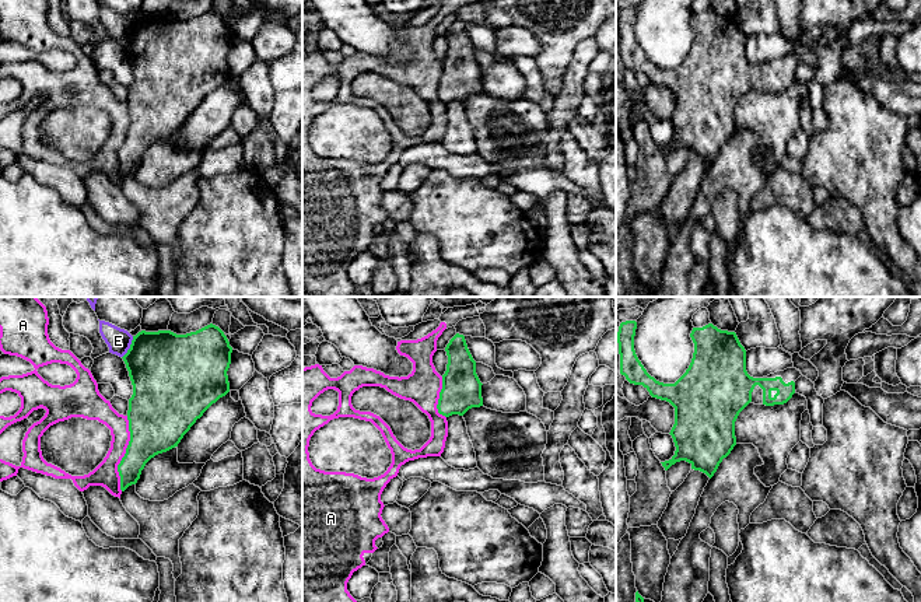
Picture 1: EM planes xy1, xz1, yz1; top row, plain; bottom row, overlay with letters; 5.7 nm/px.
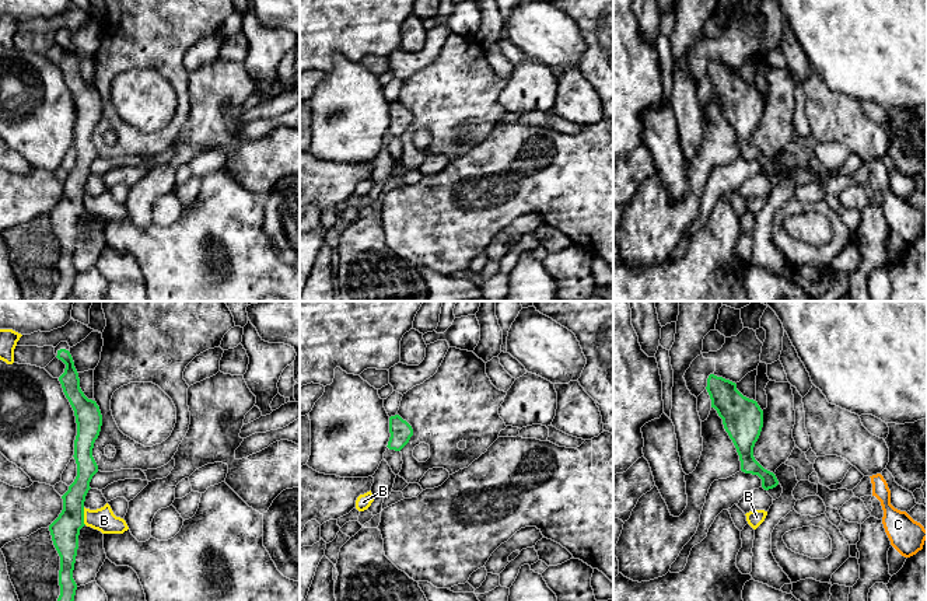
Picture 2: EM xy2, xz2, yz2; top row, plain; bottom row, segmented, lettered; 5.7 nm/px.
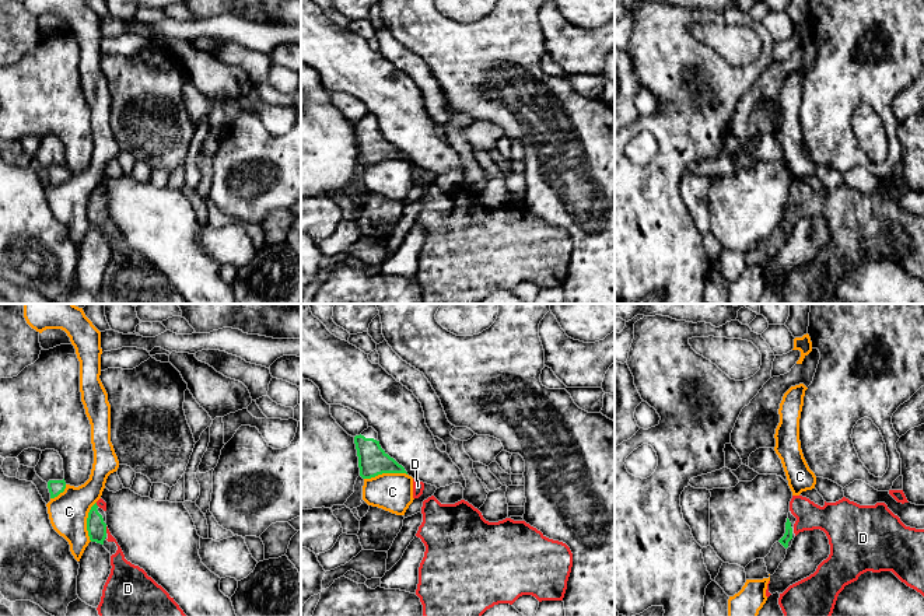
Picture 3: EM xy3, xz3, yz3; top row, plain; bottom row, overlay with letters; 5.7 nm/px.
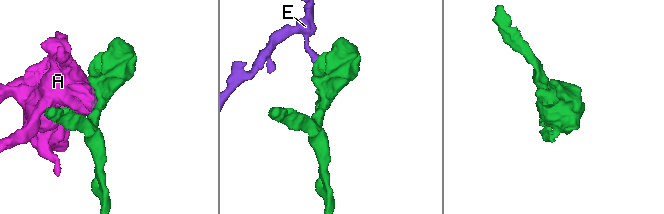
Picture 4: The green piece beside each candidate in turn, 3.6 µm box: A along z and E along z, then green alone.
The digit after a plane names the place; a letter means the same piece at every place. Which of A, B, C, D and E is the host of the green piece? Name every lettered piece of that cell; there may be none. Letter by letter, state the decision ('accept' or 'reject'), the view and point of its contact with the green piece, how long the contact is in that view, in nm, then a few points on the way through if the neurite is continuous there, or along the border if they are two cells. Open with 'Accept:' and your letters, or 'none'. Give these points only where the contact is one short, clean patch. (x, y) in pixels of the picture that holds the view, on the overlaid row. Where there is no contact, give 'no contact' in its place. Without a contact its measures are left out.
Accept: D
A: reject; meets green in xy1 at (125, 454); contact 440 nm long
B: reject; meets green in xy2 at (83, 516); contact 110 nm long; border along xy2 (83, 507), (83, 521), (86, 524)
C: reject; meets green in xz3 at (385, 472); contact 260 nm long; border along xz3 (406, 473), (378, 473), (364, 479)
D: accept; meets green in xy3 at (105, 529); contact 40 nm long; runs through xy3 (97, 528), (105, 529), (119, 549), (121, 570)
E: reject; meets green in xy1 at (130, 347); contact 140 nm long; border along xy1 (133, 336), (128, 352), (122, 357)

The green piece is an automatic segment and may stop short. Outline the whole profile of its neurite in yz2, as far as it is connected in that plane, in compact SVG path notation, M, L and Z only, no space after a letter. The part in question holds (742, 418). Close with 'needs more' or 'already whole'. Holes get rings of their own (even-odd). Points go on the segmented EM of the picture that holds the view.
M710 374L706 387L711 408L723 419L723 424L732 440L741 461L741 471L758 475L765 490L779 485L776 475L765 469L753 457L753 447L763 427L763 410L756 401L744 396L737 384Z; already whole

